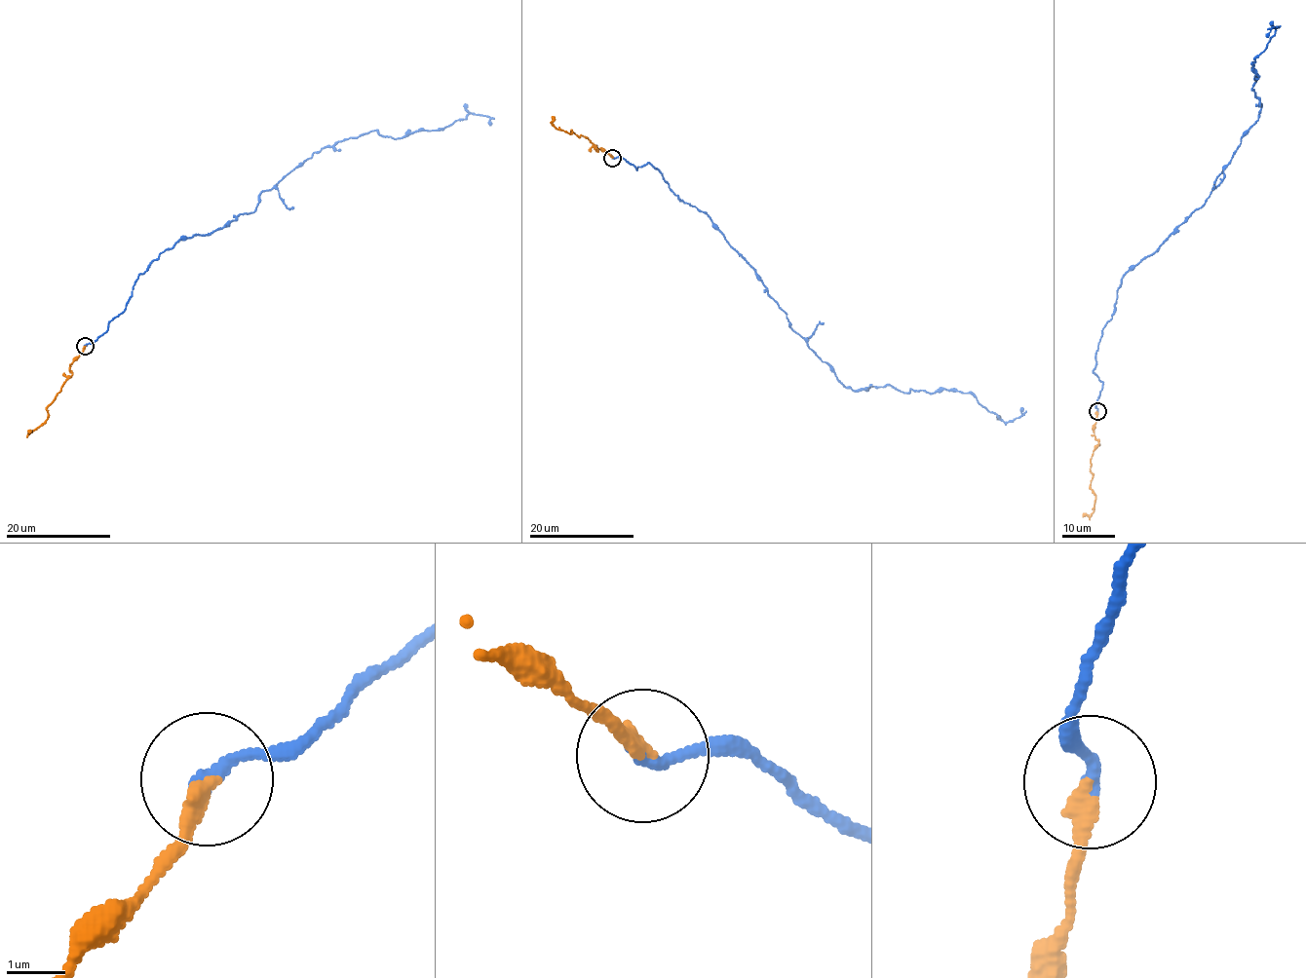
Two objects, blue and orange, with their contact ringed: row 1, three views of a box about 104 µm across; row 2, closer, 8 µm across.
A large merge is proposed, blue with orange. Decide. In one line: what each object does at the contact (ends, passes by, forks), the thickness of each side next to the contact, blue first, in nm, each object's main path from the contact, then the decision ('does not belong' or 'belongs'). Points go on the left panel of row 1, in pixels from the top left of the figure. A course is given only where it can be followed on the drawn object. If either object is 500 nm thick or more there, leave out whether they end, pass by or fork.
blue ends; orange ends; calibres 240 and 280 nm; course blue (85, 346), (162, 252), (252, 212), (315, 153), (471, 113), (491, 124); course orange (85, 346), (83, 352), (71, 365), (71, 377), (64, 381), (47, 407), (48, 418), (29, 433), (30, 429); belongs

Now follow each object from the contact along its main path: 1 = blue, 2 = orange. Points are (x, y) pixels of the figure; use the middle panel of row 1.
1: (612, 157), (635, 169), (650, 165), (707, 215), (846, 386), (972, 393), (1003, 422), (1023, 407)
2: (612, 157), (597, 150), (588, 137), (557, 130), (553, 123), (554, 117)

